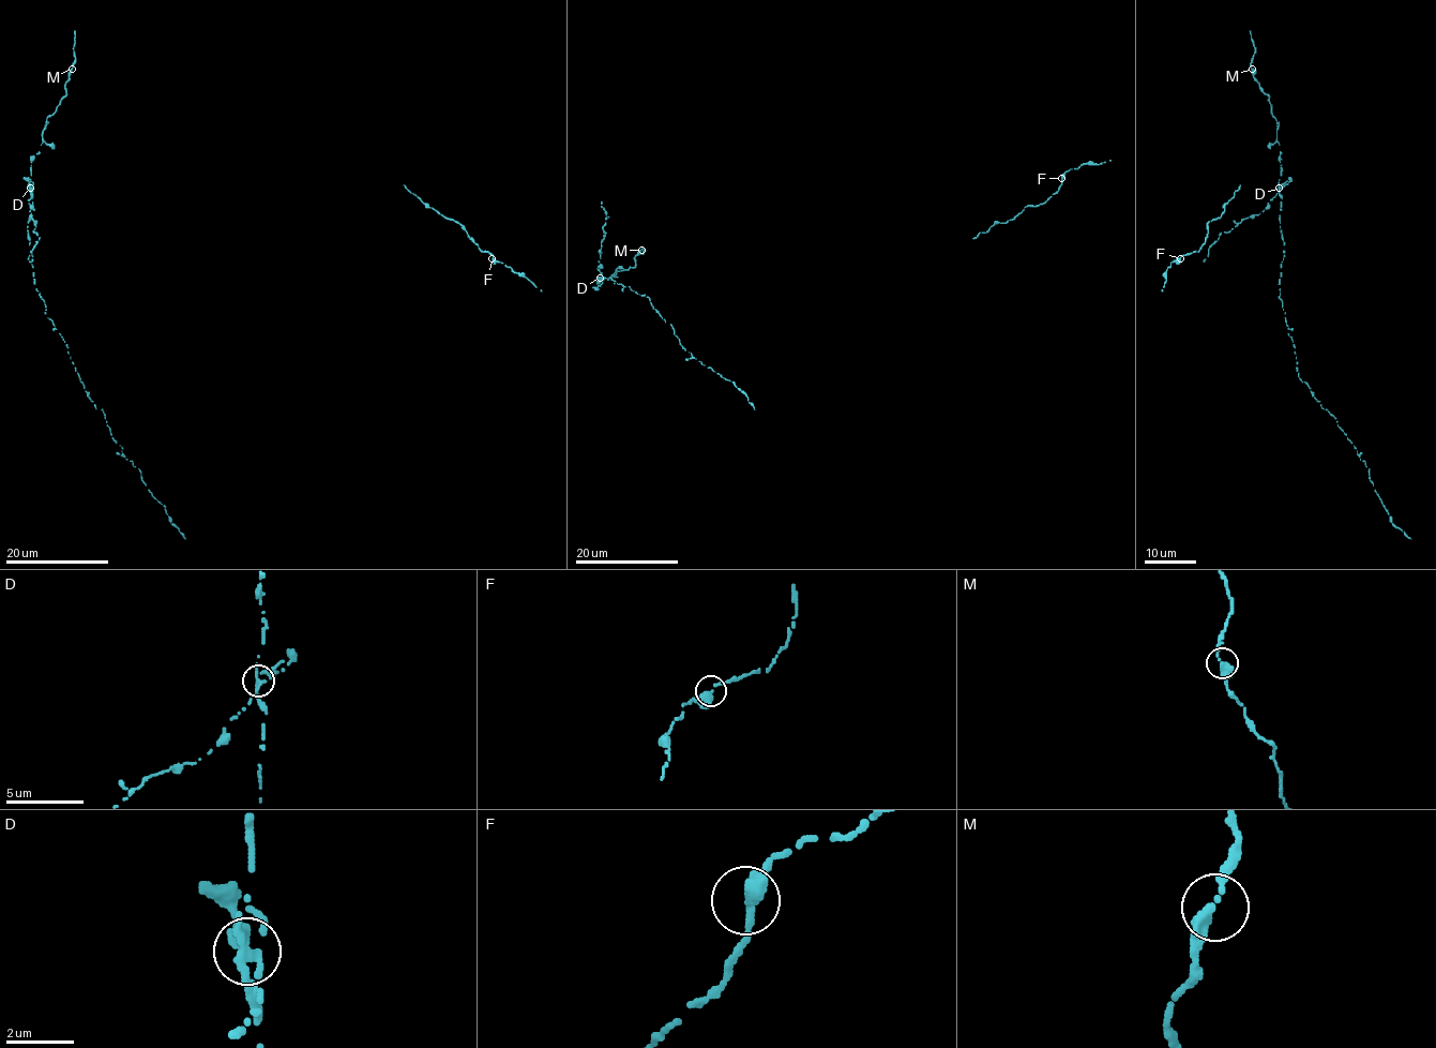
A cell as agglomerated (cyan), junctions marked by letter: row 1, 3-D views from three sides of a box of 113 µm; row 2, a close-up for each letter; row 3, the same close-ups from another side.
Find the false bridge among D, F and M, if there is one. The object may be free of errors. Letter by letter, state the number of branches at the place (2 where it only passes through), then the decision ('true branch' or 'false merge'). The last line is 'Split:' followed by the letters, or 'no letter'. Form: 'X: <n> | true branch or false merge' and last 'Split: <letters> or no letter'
D: 2 | false merge
F: 2 | true branch
M: 2 | true branch
Split: D

